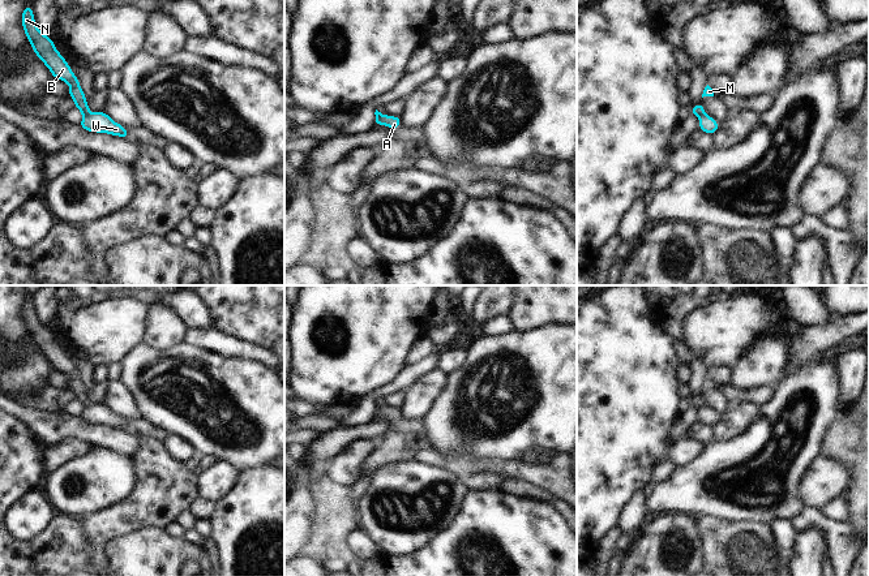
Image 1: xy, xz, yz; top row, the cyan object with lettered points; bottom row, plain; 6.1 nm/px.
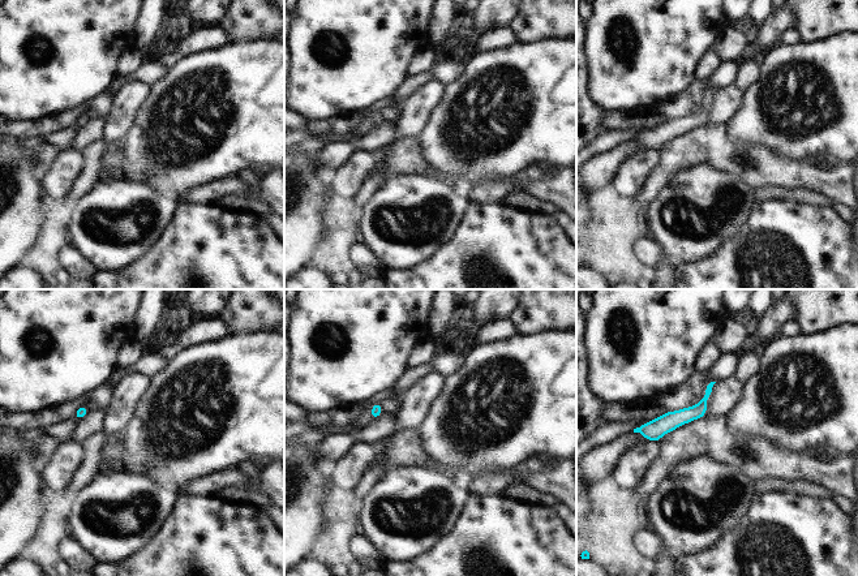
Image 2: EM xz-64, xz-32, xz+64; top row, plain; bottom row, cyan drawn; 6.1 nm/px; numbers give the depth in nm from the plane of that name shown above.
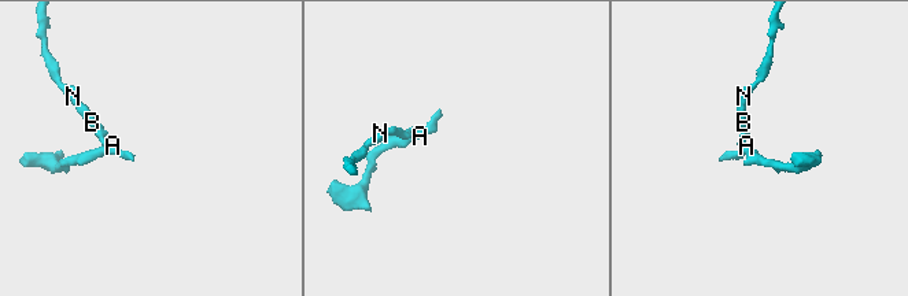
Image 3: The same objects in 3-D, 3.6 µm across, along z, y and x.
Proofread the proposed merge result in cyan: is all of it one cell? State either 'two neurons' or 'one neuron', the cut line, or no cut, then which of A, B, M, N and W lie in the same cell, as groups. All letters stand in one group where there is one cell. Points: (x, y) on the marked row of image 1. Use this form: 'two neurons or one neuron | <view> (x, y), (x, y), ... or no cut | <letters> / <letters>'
two neurons | yz (705, 112), (698, 117) | A W / B M N

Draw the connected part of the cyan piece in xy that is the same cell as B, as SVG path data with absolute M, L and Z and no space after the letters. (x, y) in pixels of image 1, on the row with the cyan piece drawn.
M25 7L21 14L25 36L30 40L34 53L48 68L53 78L67 82L70 87L68 95L74 100L74 107L85 116L90 113L85 93L81 89L77 76L72 72L68 61L56 50L53 39L44 35L37 26L33 7Z

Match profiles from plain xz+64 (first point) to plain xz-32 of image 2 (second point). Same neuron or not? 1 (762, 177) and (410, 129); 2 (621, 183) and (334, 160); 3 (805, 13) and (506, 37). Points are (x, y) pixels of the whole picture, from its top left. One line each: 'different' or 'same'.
1: different
2: different
3: different

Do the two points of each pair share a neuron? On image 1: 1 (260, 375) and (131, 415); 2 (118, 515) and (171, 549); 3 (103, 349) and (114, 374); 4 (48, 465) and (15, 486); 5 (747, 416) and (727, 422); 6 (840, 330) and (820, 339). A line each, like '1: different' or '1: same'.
1: different
2: different
3: different
4: different
5: same
6: same

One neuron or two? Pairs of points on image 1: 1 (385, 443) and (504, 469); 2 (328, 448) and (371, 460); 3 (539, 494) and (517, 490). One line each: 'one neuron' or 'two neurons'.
1: one neuron
2: two neurons
3: one neuron

